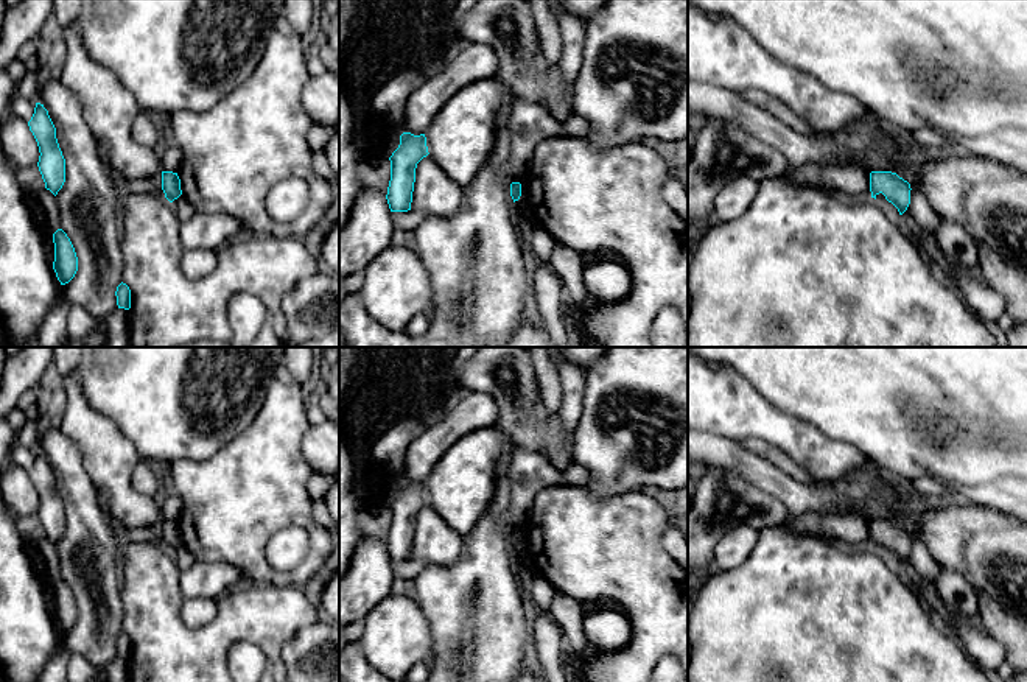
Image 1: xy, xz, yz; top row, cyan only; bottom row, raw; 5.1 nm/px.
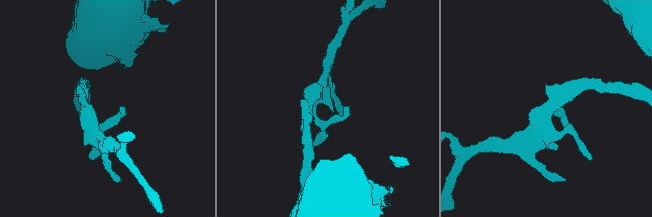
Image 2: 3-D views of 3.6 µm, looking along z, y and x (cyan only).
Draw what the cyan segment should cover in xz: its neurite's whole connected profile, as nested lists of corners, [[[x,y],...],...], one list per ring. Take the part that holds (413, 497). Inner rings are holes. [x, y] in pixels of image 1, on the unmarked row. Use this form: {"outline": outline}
{"outline": [[[403,481],[400,484],[400,494],[389,506],[391,529],[386,548],[391,561],[411,559],[415,517],[428,503],[425,483],[414,484],[411,481]]]}

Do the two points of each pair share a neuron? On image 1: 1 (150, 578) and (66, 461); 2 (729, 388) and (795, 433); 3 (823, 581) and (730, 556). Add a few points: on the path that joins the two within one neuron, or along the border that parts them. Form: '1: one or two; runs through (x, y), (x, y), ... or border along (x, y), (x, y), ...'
1: two; border along (134, 539), (128, 541), (120, 551)
2: one; runs through (746, 405), (761, 421), (778, 430)
3: two; border along (760, 531), (755, 547), (739, 564), (713, 570)

